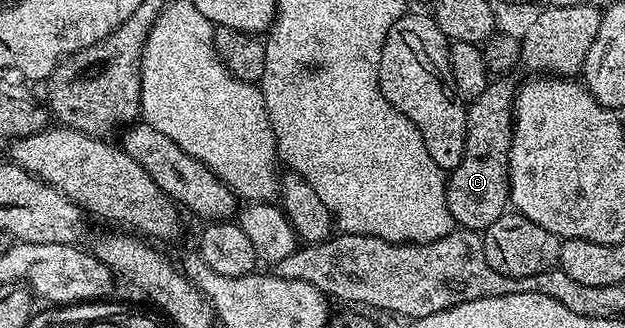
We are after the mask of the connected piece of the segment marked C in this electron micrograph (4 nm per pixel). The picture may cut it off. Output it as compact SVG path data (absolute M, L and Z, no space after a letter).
M491 81L485 93L470 100L467 107L465 153L461 165L449 172L447 181L449 213L460 228L482 233L508 210L511 190L507 170L515 93L516 88L510 87L507 81Z

